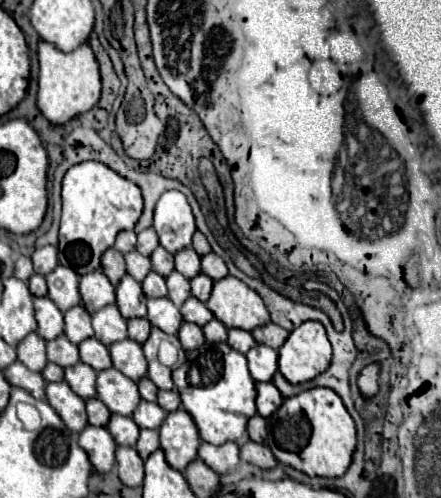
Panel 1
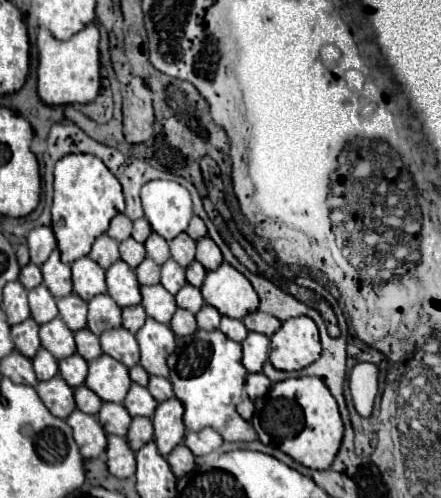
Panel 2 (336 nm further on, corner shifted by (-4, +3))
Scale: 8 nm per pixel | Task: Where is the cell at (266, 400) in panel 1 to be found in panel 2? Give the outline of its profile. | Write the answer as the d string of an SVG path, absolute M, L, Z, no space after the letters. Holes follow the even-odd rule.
M258 372L258 374L248 374L246 376L246 394L248 394L248 398L250 400L256 400L256 398L260 398L260 396L264 396L268 390L270 390L270 380L262 374L262 372Z

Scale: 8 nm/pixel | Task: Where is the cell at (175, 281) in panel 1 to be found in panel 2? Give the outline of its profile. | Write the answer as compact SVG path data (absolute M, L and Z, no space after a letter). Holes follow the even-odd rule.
M172 258L162 264L162 280L160 284L170 292L176 294L186 284L186 274L180 264L176 264Z

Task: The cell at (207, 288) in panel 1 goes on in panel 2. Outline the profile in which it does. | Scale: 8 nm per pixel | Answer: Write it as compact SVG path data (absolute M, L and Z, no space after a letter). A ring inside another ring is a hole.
M194 260L192 264L188 264L188 268L186 268L186 280L188 280L192 286L200 288L202 282L204 282L204 276L206 276L206 270L204 270L204 266L202 266L200 262Z

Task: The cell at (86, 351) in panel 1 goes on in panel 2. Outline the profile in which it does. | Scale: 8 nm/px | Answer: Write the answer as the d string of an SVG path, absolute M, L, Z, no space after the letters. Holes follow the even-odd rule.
M88 328L78 330L78 332L74 334L74 338L76 338L76 350L78 350L78 354L80 354L84 360L90 362L90 360L94 360L94 358L98 358L98 356L102 354L98 336L92 334L92 332L88 332Z

